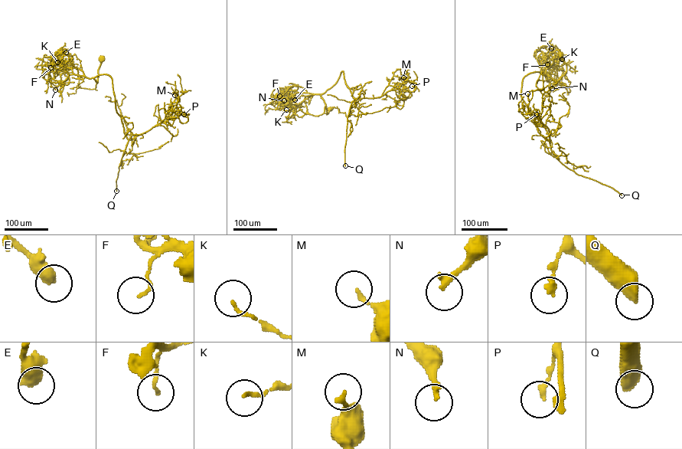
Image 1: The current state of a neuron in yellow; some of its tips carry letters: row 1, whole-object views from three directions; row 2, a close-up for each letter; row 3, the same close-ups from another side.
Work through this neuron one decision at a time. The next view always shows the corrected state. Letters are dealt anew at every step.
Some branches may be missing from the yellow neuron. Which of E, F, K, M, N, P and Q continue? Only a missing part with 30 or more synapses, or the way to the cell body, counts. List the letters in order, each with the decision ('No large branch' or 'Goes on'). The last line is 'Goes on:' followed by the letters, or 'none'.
E: No large branch
F: No large branch
K: No large branch
M: No large branch
N: Goes on
P: No large branch
Q: Goes on
Goes on: N, Q

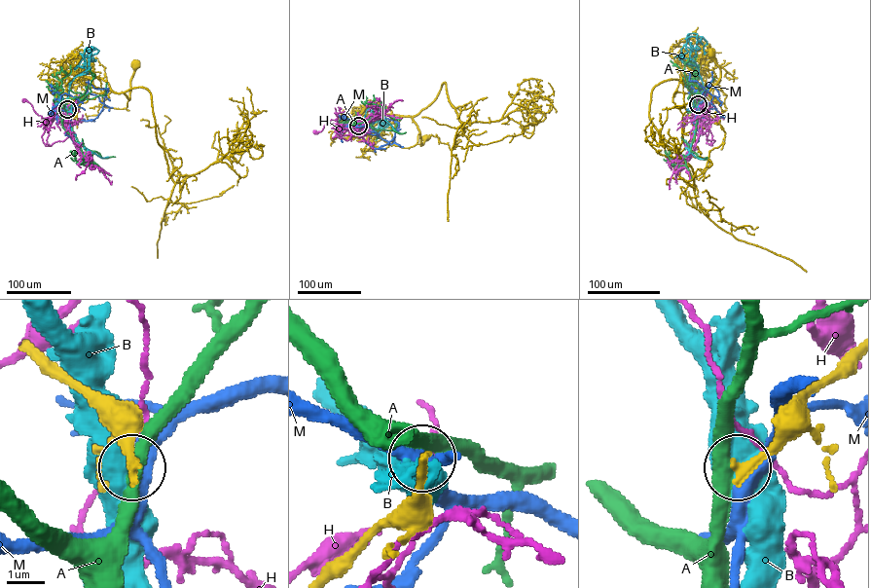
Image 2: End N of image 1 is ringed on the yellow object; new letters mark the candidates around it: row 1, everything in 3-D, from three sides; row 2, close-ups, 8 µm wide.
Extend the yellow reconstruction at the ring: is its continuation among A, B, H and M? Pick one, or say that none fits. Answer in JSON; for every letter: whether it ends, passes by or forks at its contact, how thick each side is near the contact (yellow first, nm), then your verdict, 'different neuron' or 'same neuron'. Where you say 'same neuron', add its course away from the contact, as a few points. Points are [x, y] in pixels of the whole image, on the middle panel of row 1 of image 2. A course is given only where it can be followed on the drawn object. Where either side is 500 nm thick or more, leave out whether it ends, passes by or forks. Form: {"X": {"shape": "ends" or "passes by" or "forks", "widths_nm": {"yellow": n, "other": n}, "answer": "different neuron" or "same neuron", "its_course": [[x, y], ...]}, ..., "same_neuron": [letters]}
{"A": {"shape": "passes by", "widths_nm": {"yellow": 240, "other": 400}, "answer": "different neuron"}, "B": {"widths_nm": {"yellow": 320, "other": 700}, "answer": "different neuron"}, "H": {"shape": "passes by", "widths_nm": {"yellow": 480, "other": 100}, "answer": "different neuron"}, "M": {"shape": "passes by", "widths_nm": {"yellow": 400, "other": 420}, "answer": "different neuron"}, "same_neuron": []}

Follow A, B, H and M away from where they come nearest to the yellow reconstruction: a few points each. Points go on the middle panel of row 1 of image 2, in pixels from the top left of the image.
A: (358, 126), (350, 123), (353, 125), (379, 114), (386, 115), (380, 106), (366, 101), (365, 96)
B: (358, 126), (375, 120), (376, 111), (375, 117), (389, 125), (370, 127), (365, 115), (374, 104)
H: (358, 127), (355, 132), (341, 136), (332, 123), (315, 132)
M: (358, 126), (375, 131), (392, 143), (399, 123), (377, 117)

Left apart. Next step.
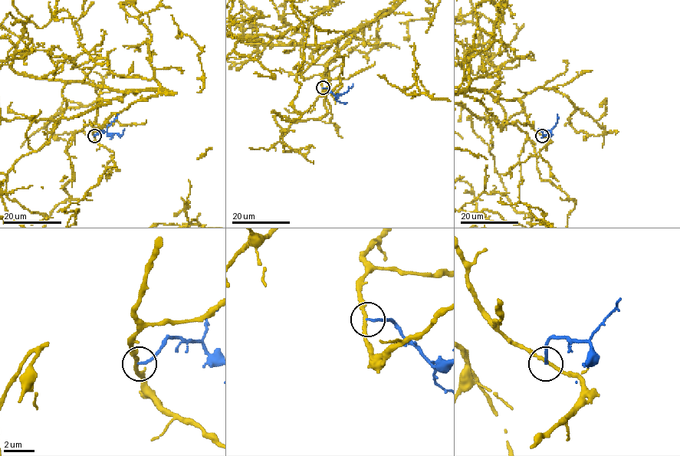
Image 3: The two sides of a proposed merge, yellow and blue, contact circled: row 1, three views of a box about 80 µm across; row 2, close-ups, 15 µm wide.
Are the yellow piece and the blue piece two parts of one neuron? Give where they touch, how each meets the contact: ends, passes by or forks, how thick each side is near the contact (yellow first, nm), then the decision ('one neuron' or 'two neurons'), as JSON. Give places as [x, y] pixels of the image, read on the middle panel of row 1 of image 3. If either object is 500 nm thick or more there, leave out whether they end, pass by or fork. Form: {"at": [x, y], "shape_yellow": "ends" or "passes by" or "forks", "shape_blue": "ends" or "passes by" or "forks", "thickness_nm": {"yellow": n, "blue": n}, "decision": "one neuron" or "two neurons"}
{"at": [323, 87], "shape_yellow": "passes by", "shape_blue": "ends", "thickness_nm": {"yellow": 240, "blue": 140}, "decision": "two neurons"}

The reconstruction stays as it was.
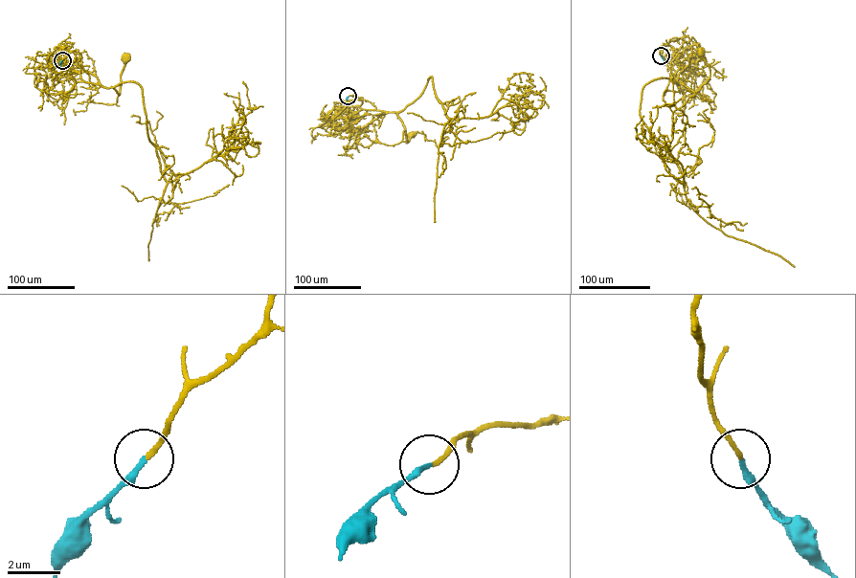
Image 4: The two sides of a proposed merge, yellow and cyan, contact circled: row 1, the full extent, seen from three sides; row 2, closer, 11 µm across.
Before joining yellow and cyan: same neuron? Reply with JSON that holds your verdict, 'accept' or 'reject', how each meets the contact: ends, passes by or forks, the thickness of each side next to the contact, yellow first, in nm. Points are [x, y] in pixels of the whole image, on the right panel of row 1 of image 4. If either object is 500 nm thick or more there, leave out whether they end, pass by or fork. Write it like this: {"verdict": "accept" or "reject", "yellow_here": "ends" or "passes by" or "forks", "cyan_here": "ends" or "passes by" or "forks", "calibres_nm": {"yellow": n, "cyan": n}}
{"verdict": "accept", "yellow_here": "ends", "cyan_here": "ends", "calibres_nm": {"yellow": 160, "cyan": 200}}

